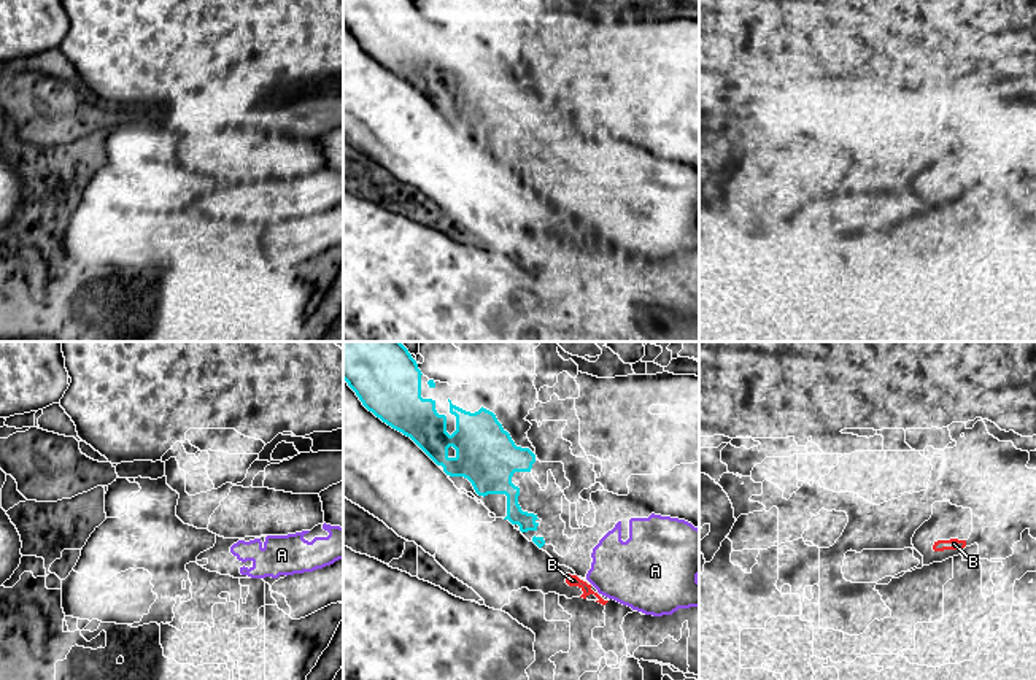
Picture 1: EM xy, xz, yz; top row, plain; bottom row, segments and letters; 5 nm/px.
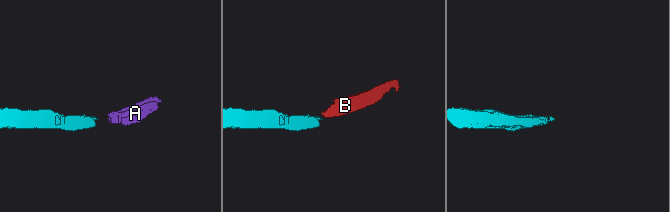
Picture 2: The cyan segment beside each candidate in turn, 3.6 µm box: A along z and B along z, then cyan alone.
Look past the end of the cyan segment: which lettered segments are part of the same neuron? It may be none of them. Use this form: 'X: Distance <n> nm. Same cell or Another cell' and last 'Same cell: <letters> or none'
A: Distance 240 nm. Same cell
B: Distance 190 nm. Another cell
Same cell: A

